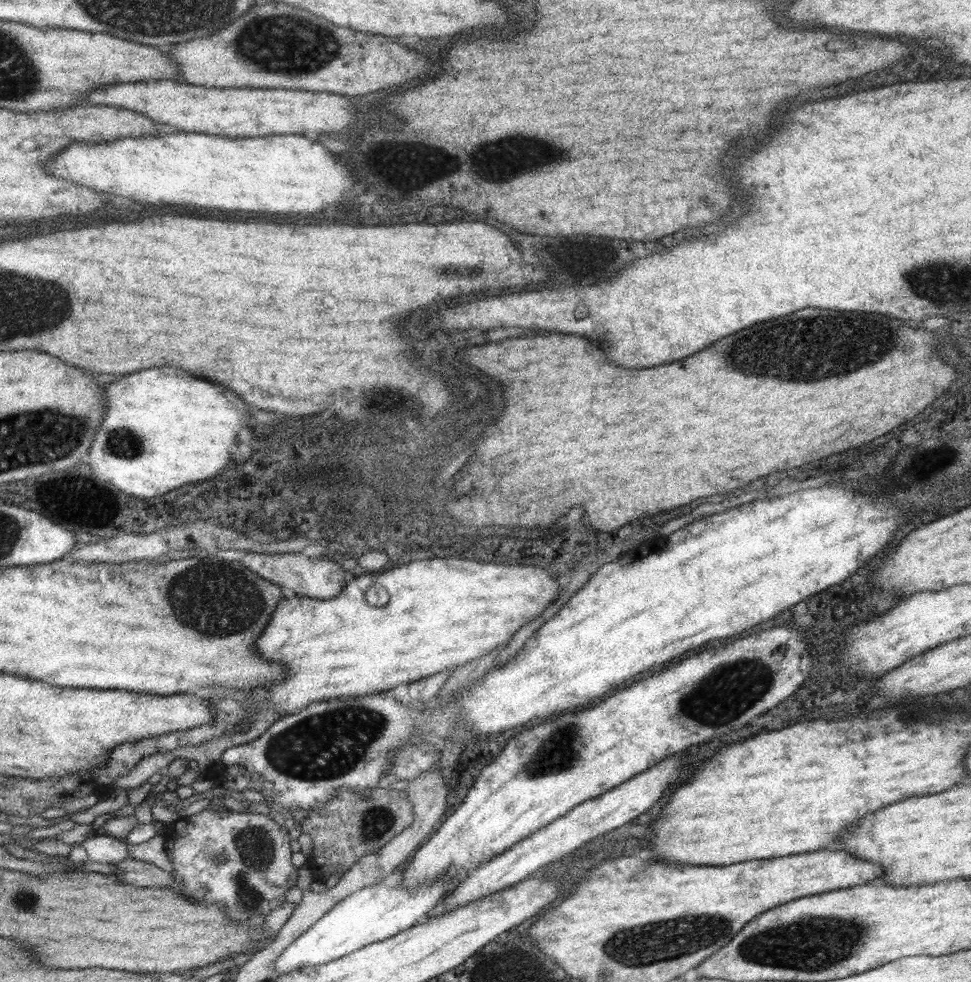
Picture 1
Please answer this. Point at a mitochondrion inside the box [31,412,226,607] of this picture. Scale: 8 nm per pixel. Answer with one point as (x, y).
(126, 444)

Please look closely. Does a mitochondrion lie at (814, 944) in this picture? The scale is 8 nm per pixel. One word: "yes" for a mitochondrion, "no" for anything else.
yes

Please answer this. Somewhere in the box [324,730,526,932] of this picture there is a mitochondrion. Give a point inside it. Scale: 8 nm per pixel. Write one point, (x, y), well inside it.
(378, 819)

